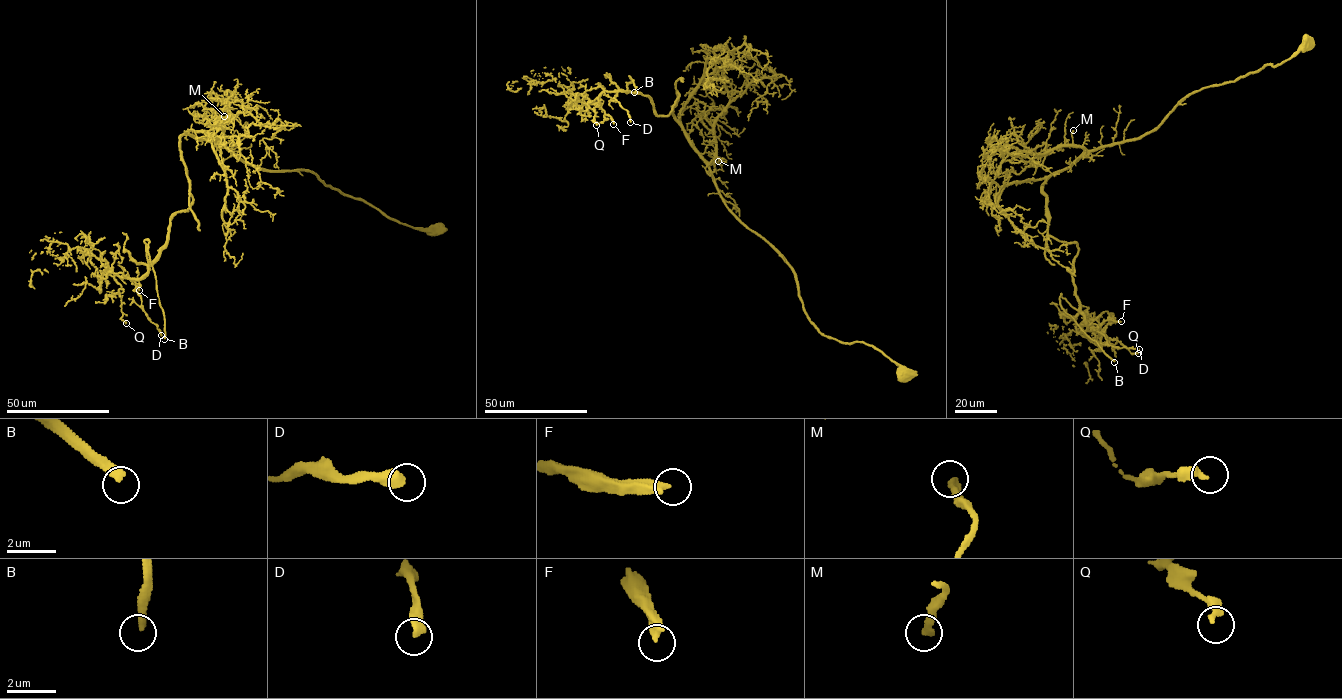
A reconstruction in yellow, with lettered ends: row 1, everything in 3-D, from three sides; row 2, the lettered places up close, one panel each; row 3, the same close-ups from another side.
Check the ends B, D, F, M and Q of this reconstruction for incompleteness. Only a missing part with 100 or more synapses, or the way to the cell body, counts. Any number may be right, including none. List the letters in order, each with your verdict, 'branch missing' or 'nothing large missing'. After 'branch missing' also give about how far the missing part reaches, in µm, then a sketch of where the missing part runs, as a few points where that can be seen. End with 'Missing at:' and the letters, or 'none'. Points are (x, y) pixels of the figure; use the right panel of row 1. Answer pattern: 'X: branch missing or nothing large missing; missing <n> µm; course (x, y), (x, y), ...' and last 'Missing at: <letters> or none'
B: branch missing; missing 90 µm
D: nothing large missing
F: branch missing; missing 70 µm; course (1121, 321), (1157, 329), (1170, 338), (1175, 349), (1176, 368), (1185, 388), (1183, 396), (1187, 394)
M: nothing large missing
Q: nothing large missing
Missing at: B, F

